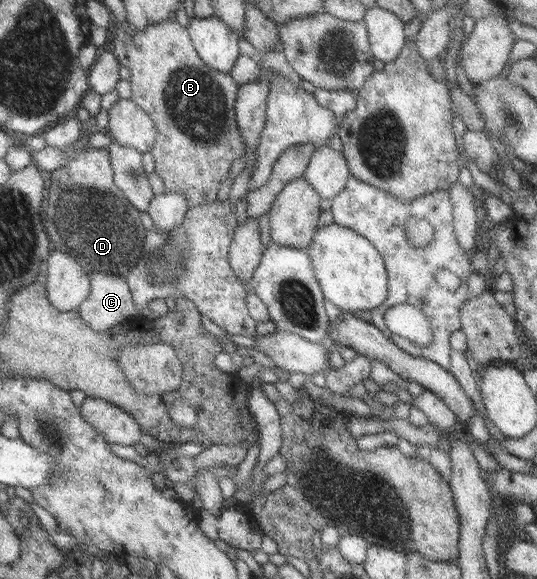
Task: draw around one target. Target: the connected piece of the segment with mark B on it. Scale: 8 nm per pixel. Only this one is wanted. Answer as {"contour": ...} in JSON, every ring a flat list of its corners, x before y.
{"contour":[[169,19,154,26,147,26,137,35,127,33,126,21,119,22,119,32,113,40,114,54,121,65,130,71,130,99,153,118,158,129,155,147,150,150,154,159,152,171,164,181,166,191,185,194,189,208,209,204,217,200,223,180,230,175,231,164,247,154,247,144,235,116,235,104,241,84,230,73,209,67,195,48,188,27,181,26,177,20]]}

